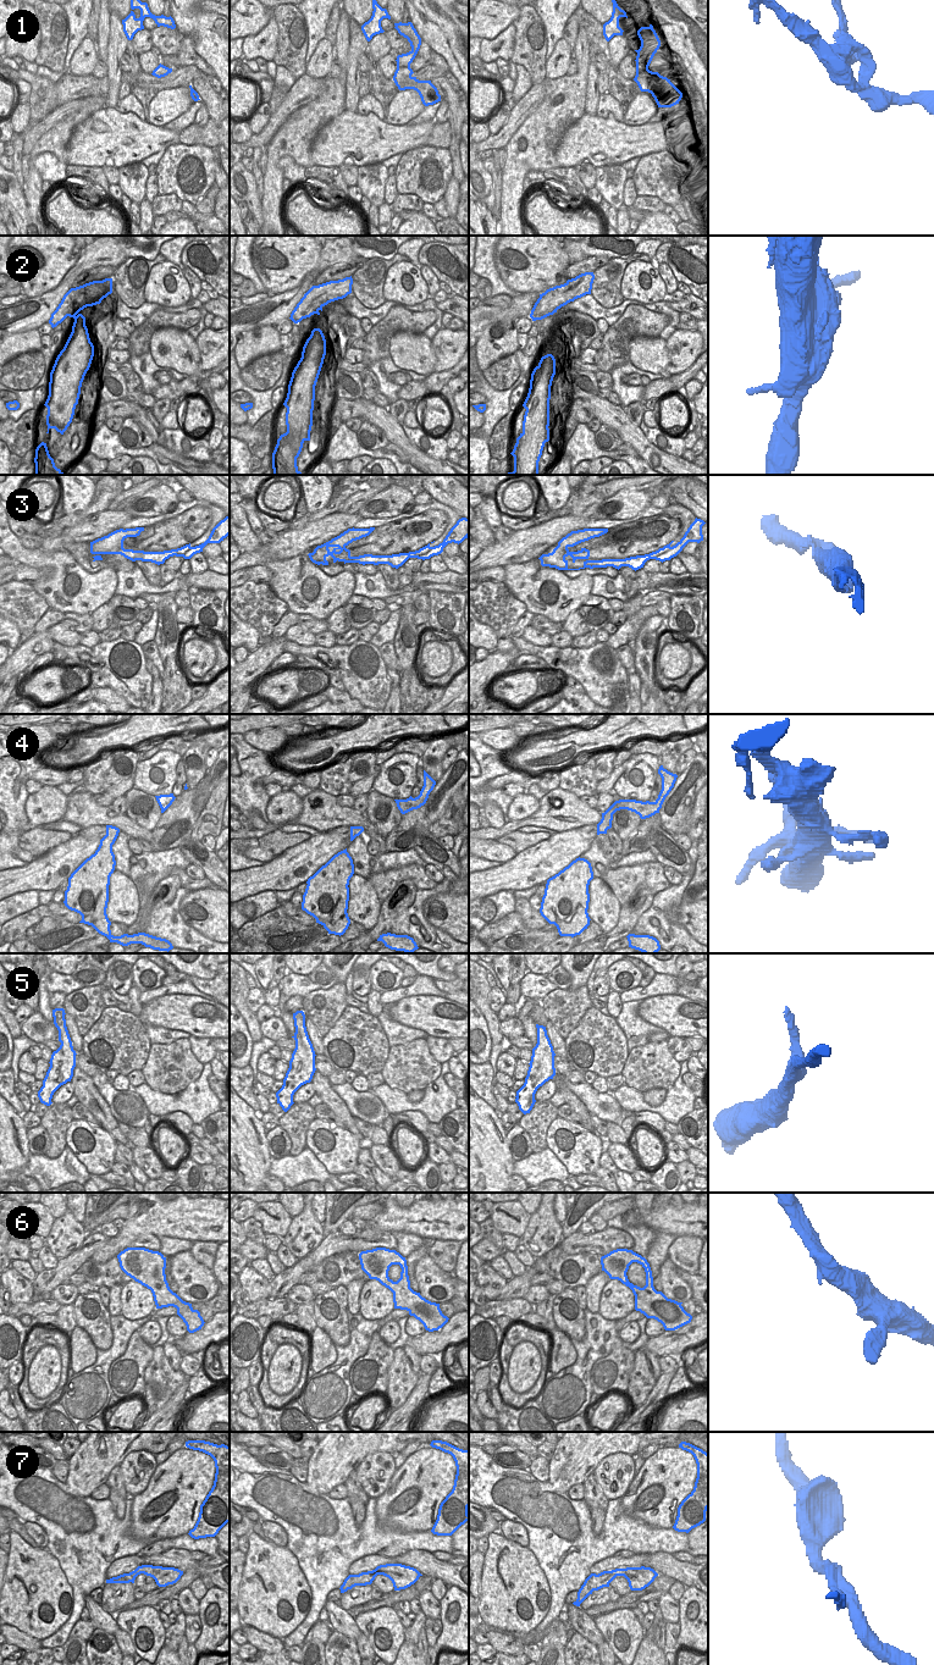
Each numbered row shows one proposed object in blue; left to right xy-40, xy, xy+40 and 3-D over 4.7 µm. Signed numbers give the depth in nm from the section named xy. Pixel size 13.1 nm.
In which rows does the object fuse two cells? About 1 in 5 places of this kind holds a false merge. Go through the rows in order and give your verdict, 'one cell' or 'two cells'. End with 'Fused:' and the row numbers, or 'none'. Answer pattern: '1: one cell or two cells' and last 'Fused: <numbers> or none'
1: one cell
2: two cells
3: one cell
4: one cell
5: one cell
6: one cell
7: one cell
Fused: 2

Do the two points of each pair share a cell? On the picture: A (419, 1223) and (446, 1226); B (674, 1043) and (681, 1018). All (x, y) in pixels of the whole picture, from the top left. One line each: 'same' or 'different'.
A: same
B: different

